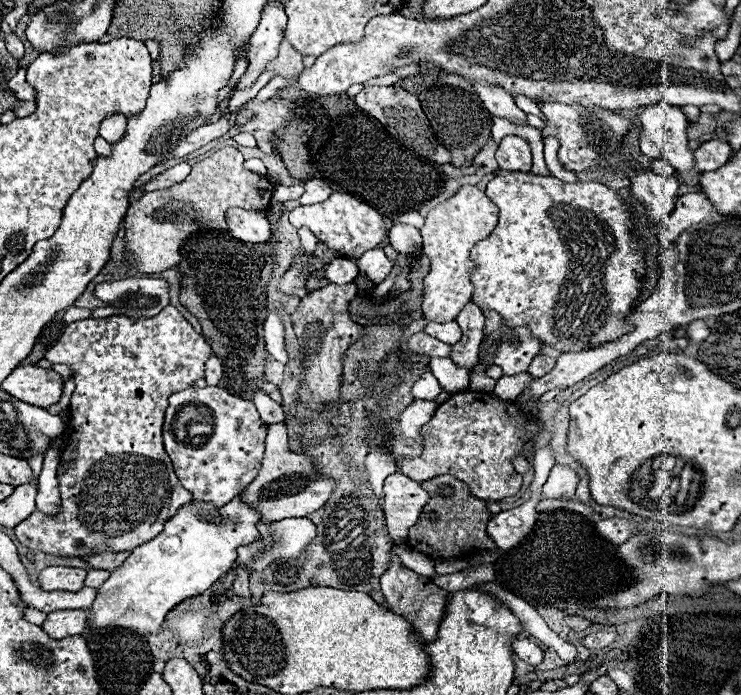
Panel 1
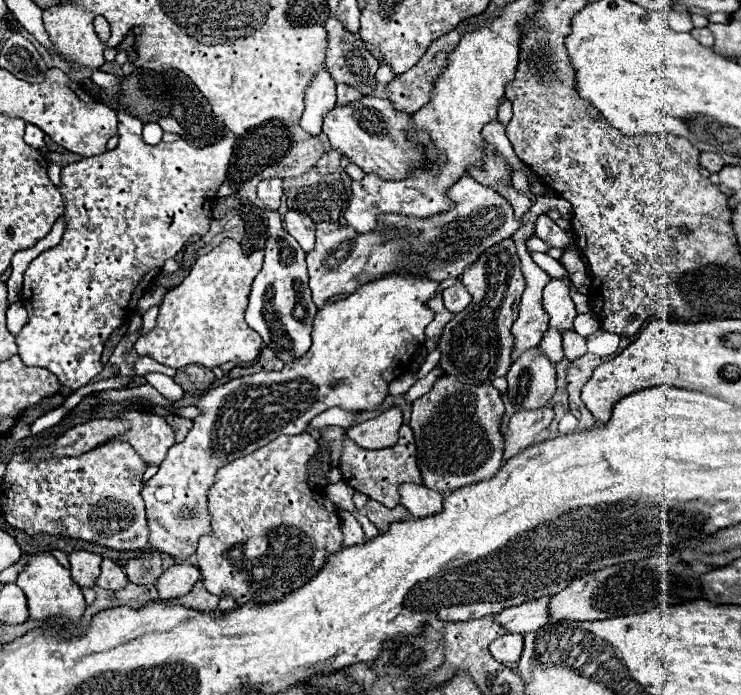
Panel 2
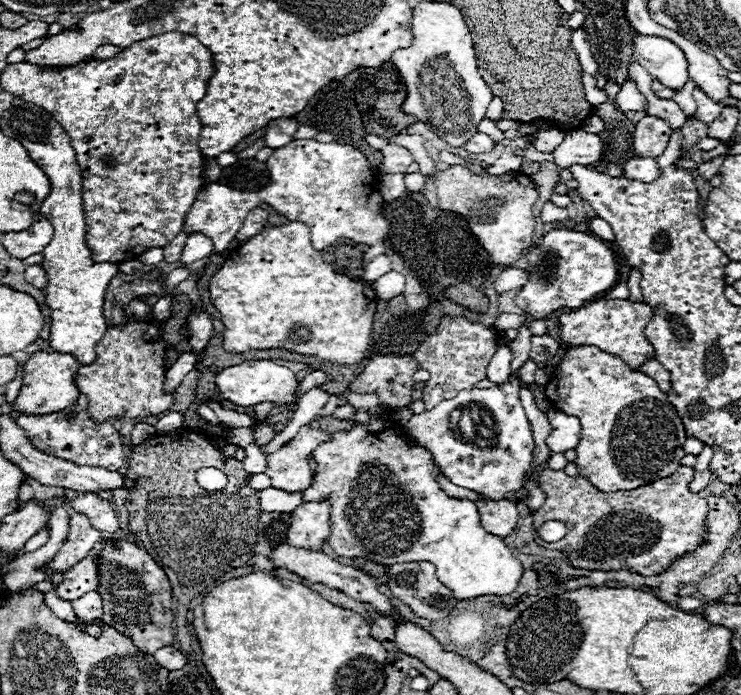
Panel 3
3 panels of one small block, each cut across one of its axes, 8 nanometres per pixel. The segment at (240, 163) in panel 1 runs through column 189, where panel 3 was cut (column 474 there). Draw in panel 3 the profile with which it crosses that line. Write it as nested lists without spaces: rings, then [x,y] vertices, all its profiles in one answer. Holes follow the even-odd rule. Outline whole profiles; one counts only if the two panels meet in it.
[[[452,166],[438,174],[438,208],[452,210],[464,216],[468,228],[488,252],[494,264],[512,264],[518,260],[526,248],[532,246],[534,234],[534,214],[532,206],[538,198],[536,186],[530,178],[520,172],[510,172],[502,176],[474,176],[464,166]]]

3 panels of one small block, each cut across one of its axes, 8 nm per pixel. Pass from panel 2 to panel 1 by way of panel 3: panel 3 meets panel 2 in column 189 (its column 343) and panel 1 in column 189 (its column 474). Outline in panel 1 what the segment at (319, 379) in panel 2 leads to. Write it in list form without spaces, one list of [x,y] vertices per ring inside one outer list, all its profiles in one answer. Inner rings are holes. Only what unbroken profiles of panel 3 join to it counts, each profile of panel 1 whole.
[[[240,496],[228,502],[228,506],[214,510],[212,504],[184,504],[164,526],[164,530],[150,542],[134,548],[132,554],[118,566],[110,578],[98,588],[98,596],[94,604],[88,608],[90,618],[88,624],[94,630],[102,628],[128,628],[136,634],[148,636],[162,632],[162,622],[166,614],[182,600],[202,594],[210,588],[222,574],[226,574],[236,556],[236,548],[242,544],[252,544],[260,538],[256,530],[258,522],[256,512],[252,512]],[[206,510],[210,514],[228,516],[226,524],[210,524],[202,522],[198,516]],[[238,520],[238,524],[230,522]]]

